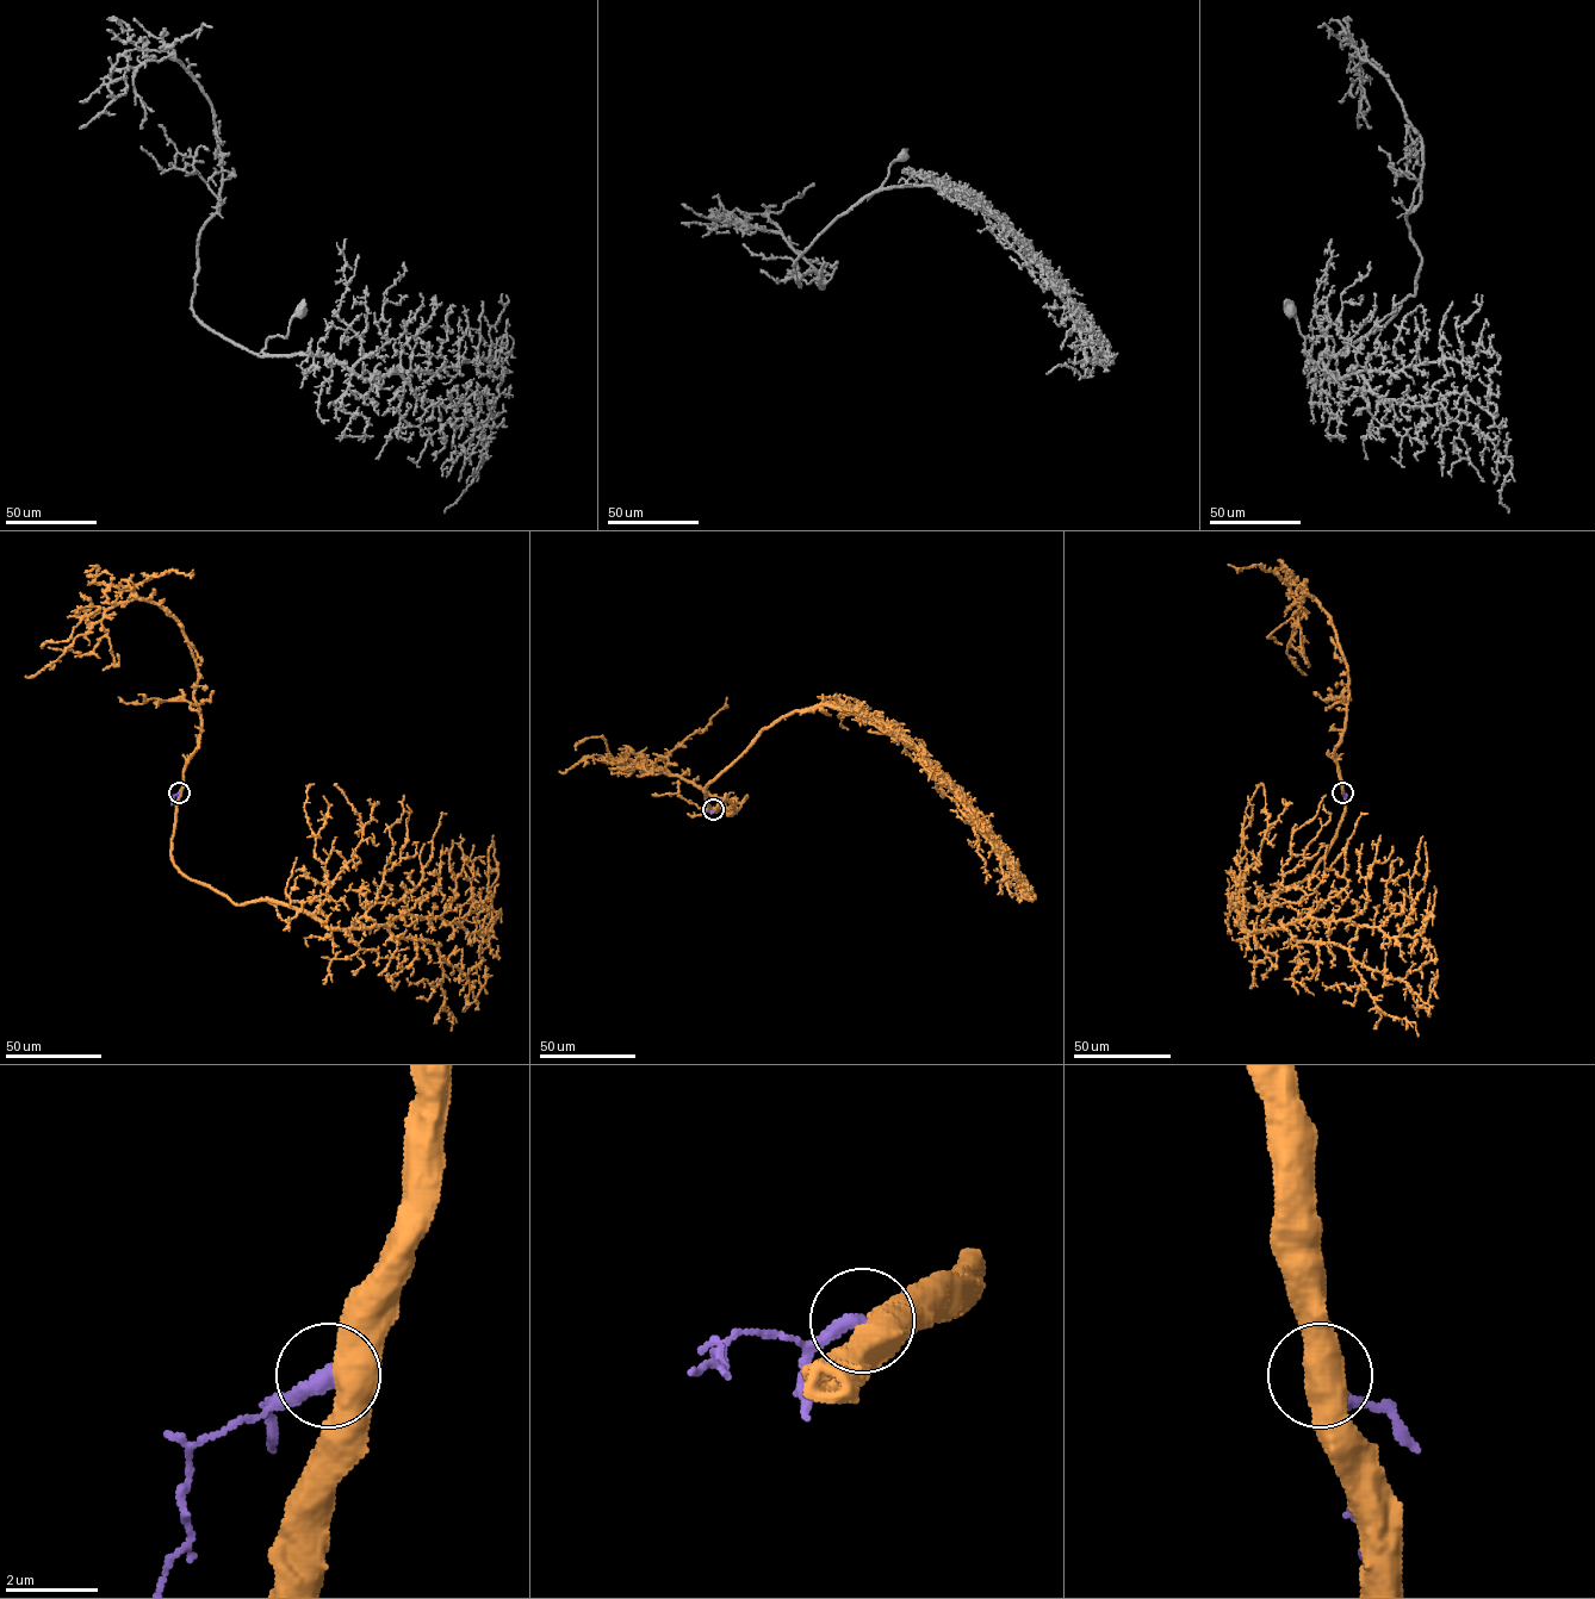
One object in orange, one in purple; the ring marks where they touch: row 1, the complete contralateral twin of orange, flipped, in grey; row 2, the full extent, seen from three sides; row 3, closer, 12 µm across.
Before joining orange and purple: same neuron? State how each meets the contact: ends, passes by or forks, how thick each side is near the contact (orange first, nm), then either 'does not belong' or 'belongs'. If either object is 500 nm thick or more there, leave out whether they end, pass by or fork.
550/340 nm | does not belong

